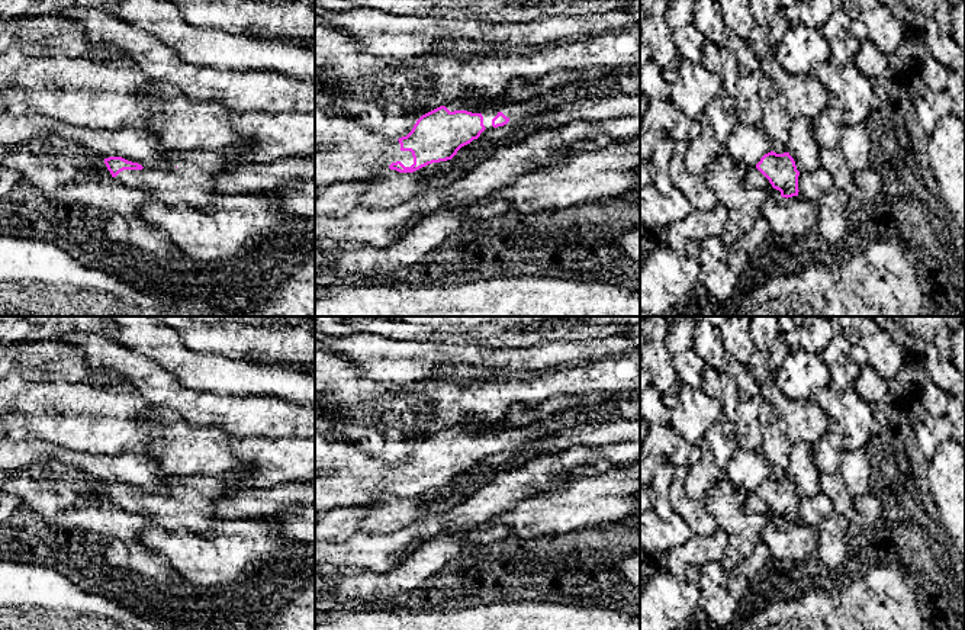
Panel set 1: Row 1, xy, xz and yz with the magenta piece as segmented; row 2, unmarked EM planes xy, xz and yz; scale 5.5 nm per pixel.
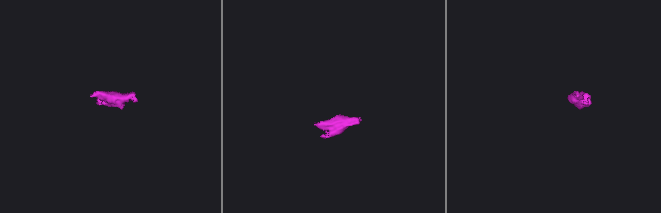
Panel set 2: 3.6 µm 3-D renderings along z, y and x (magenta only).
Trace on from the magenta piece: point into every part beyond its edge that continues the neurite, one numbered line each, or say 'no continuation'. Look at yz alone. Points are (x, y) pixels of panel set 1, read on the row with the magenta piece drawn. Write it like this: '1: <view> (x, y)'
1: yz (755, 179)

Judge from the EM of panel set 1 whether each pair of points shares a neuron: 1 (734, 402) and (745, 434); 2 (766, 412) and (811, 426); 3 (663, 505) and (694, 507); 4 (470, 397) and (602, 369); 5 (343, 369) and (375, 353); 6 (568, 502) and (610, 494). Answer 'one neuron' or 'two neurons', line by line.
1: one neuron
2: two neurons
3: two neurons
4: one neuron
5: two neurons
6: one neuron

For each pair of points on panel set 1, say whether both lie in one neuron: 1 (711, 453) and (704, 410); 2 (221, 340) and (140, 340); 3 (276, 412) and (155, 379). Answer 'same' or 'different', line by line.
1: different
2: different
3: same

